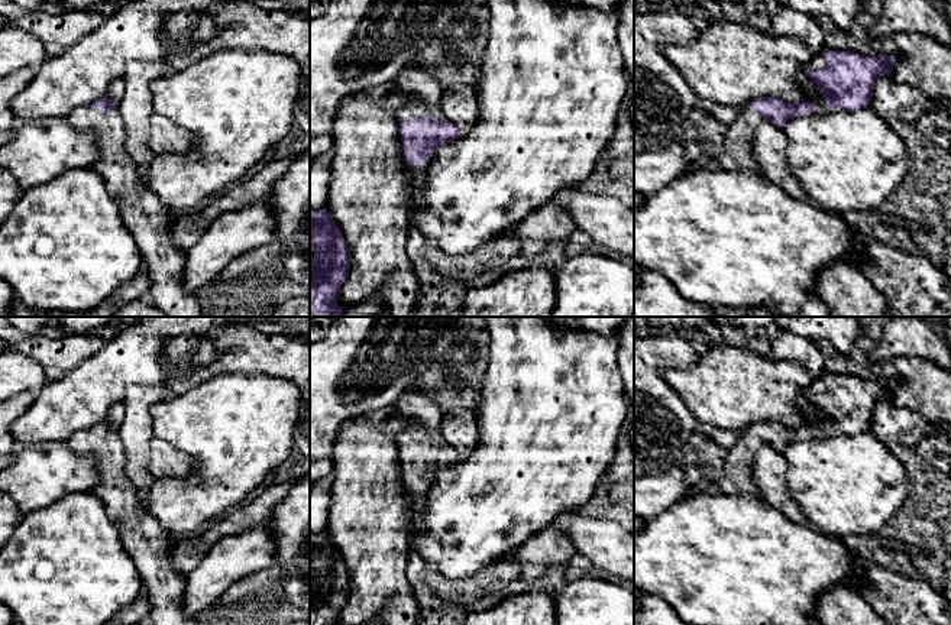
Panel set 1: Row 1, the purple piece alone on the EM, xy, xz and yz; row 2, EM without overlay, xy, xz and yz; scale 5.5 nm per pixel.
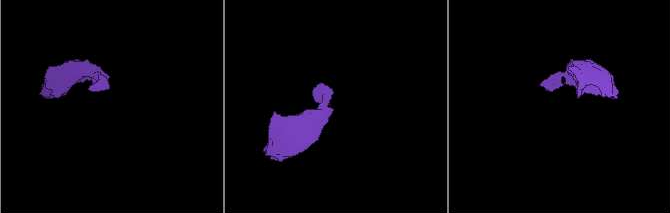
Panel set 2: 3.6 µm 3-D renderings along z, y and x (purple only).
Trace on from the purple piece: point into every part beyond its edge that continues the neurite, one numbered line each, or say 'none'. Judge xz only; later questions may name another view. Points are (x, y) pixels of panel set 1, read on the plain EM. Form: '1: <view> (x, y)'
1: xz (417, 431)

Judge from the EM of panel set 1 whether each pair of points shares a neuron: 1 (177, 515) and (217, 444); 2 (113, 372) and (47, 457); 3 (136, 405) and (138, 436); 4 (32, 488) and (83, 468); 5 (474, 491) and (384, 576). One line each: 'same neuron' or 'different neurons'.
1: same neuron
2: different neurons
3: same neuron
4: same neuron
5: different neurons

